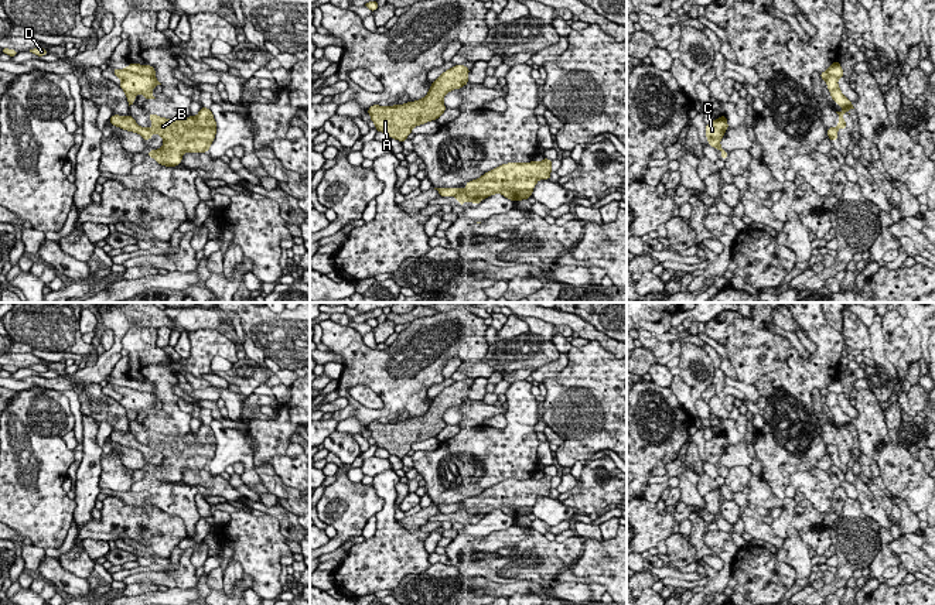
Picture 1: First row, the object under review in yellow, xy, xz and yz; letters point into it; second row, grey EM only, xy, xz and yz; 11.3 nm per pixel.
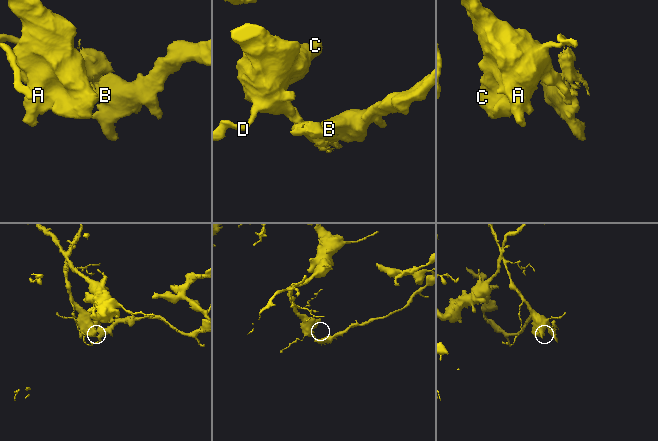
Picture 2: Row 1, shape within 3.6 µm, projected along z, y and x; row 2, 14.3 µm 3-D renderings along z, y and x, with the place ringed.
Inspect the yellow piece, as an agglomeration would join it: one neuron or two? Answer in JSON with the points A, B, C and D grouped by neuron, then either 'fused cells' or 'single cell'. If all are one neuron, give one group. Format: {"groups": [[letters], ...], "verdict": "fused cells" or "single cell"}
{"groups": [["A", "C", "D"], ["B"]], "verdict": "fused cells"}

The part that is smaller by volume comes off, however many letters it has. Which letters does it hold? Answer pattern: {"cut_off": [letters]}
{"cut_off": ["B"]}

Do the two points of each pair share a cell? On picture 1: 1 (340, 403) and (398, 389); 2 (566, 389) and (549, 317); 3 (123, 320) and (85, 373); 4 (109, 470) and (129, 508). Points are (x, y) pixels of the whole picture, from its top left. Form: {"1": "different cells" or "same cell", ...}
{"1": "different cells", "2": "different cells", "3": "same cell", "4": "different cells"}

